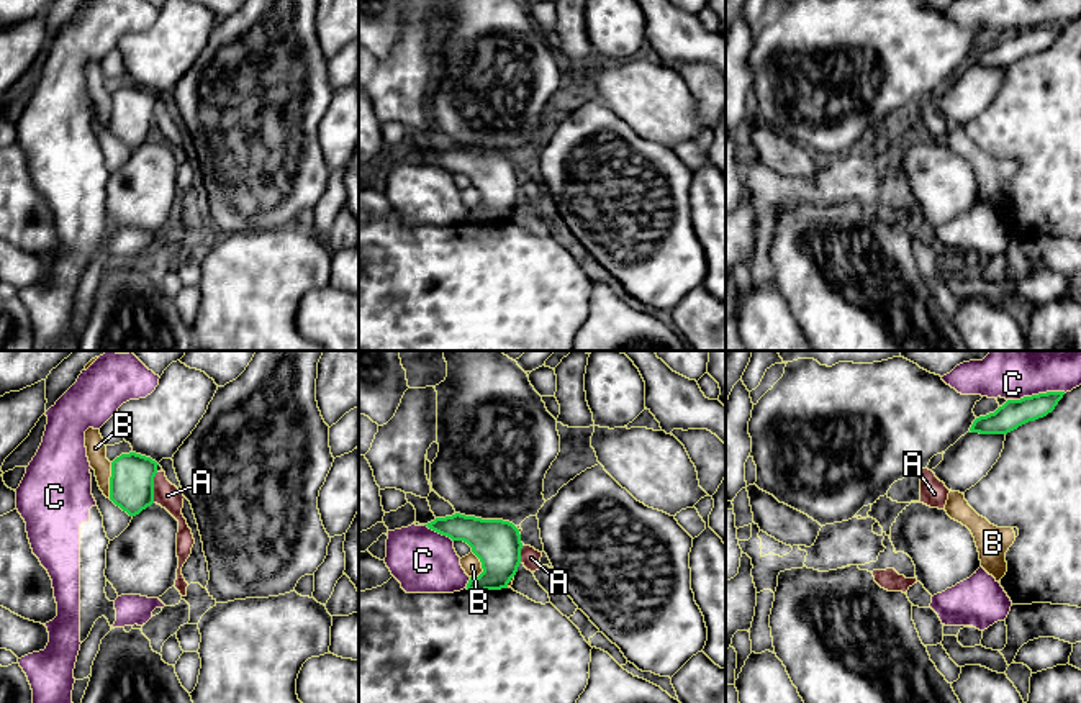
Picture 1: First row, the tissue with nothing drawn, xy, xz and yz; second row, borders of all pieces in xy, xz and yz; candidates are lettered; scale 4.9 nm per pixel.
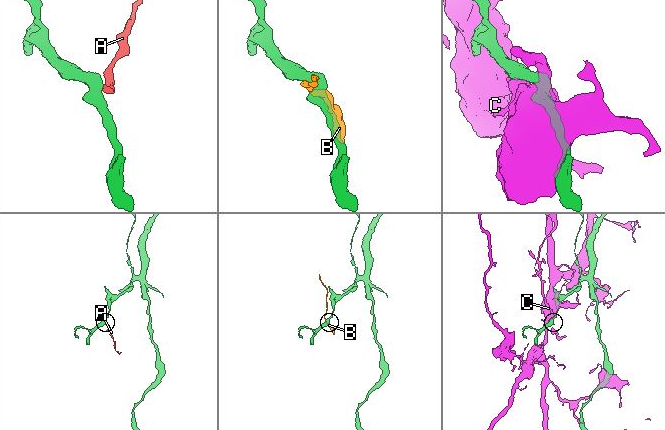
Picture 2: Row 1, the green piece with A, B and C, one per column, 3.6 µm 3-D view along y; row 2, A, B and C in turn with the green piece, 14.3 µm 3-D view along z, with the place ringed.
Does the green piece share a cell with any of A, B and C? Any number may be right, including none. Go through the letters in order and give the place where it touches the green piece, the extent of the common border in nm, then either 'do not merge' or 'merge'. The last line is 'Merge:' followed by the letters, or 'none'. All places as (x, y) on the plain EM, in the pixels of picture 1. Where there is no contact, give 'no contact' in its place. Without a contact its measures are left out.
A: meets green in xy at (153, 120); contact 150 nm long; do not merge
B: meets green in xy at (110, 113); contact 180 nm long; do not merge
C: meets green in yz at (1035, 28); contact 300 nm long; do not merge
Merge: none

